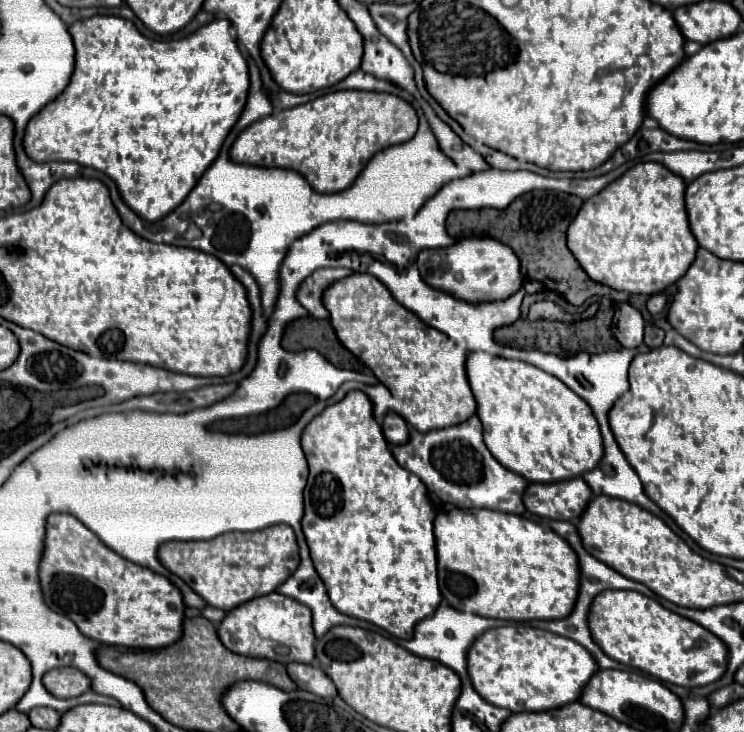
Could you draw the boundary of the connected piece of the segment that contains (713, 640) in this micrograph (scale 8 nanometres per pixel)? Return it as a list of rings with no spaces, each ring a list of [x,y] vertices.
[[[632,590],[600,592],[590,606],[588,628],[592,640],[606,656],[652,674],[662,682],[684,688],[706,686],[718,680],[726,670],[728,654],[722,640],[706,632],[700,624],[694,624],[692,620],[662,608],[656,600]]]

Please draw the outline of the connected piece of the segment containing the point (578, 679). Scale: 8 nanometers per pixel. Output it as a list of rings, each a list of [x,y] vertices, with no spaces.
[[[522,624],[486,630],[470,646],[466,664],[474,690],[486,702],[510,712],[542,712],[576,702],[586,682],[598,670],[590,652],[578,642]]]

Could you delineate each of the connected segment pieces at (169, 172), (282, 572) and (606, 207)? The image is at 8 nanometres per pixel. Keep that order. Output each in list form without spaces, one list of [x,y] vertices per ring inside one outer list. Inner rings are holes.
[[[92,16],[86,20],[74,22],[72,26],[68,26],[68,32],[70,32],[70,36],[74,40],[74,48],[76,48],[76,64],[74,64],[72,78],[70,78],[68,86],[62,90],[62,94],[58,98],[54,98],[54,102],[48,102],[38,114],[32,116],[30,124],[26,126],[26,134],[24,134],[24,150],[32,160],[38,160],[38,162],[50,162],[50,160],[78,162],[78,164],[102,170],[104,174],[108,174],[116,182],[122,200],[126,200],[126,204],[130,204],[130,208],[134,212],[138,212],[138,216],[142,216],[148,222],[160,220],[162,216],[172,212],[178,204],[182,204],[182,200],[188,196],[190,188],[194,188],[194,184],[200,180],[204,170],[216,160],[218,150],[220,150],[226,134],[230,132],[230,128],[234,126],[234,122],[240,118],[240,114],[244,110],[250,80],[248,80],[246,62],[242,58],[242,52],[240,52],[236,40],[234,40],[234,30],[232,30],[228,20],[212,20],[210,24],[198,28],[188,38],[164,42],[164,40],[150,40],[150,38],[142,36],[136,30],[136,26],[126,18]]]
[[[270,526],[266,530],[258,532],[228,532],[222,536],[216,536],[208,542],[164,542],[160,548],[160,562],[164,568],[168,568],[172,574],[180,576],[198,596],[202,596],[210,606],[220,608],[224,612],[236,608],[238,604],[244,604],[252,598],[258,598],[262,594],[274,592],[298,566],[298,544],[296,536],[290,526]]]
[[[640,162],[580,206],[568,226],[566,244],[594,282],[628,294],[664,292],[686,274],[698,250],[688,226],[684,190],[684,180],[662,164]]]

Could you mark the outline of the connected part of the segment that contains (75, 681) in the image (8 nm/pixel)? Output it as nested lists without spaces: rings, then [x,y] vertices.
[[[54,668],[42,678],[46,690],[56,698],[74,698],[90,690],[90,680],[78,668]]]

